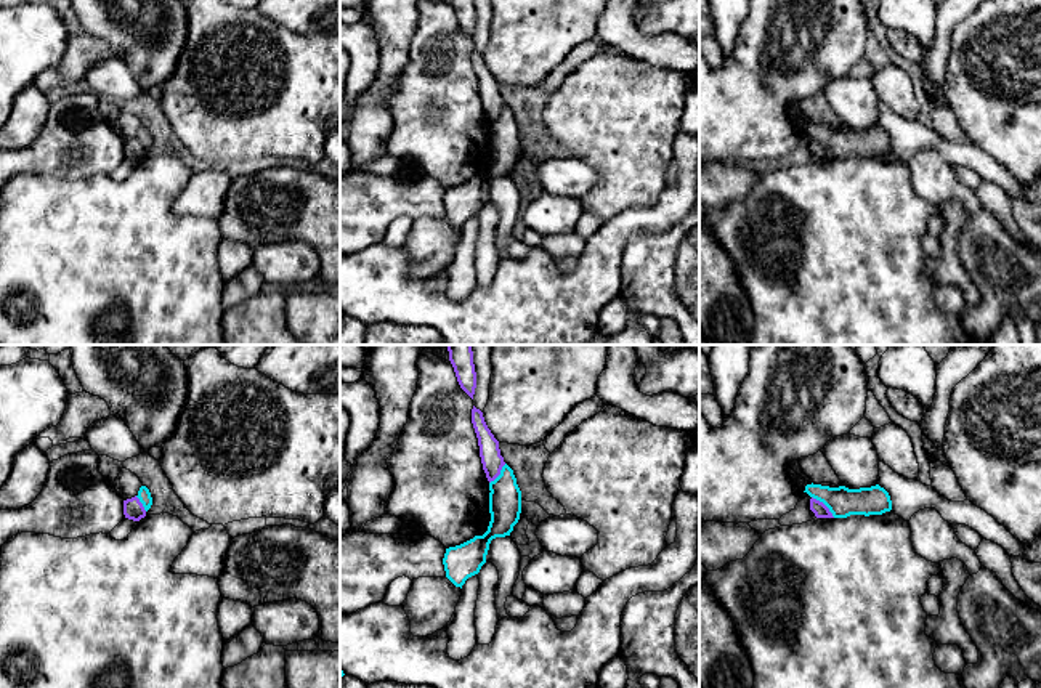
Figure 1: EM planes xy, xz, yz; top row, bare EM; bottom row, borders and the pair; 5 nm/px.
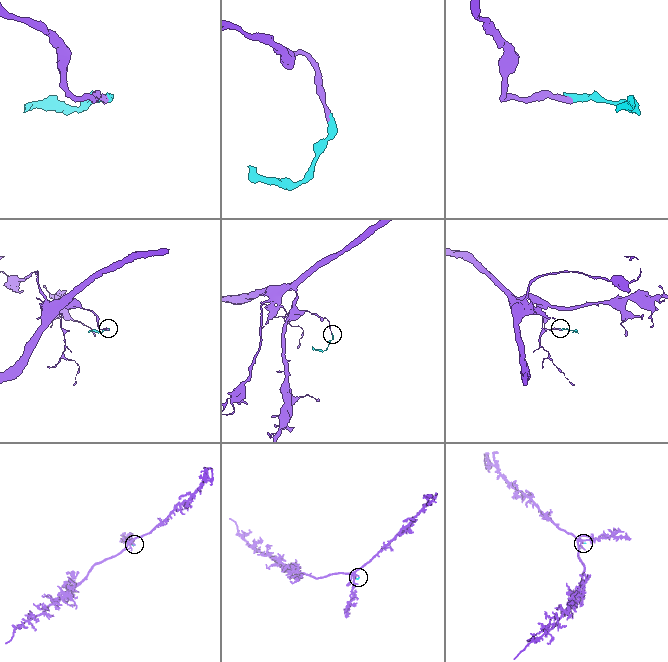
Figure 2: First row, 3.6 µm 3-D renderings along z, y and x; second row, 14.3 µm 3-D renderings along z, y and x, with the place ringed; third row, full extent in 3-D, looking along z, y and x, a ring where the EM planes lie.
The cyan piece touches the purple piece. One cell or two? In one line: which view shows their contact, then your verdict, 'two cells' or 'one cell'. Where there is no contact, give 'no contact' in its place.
yz | two cells

